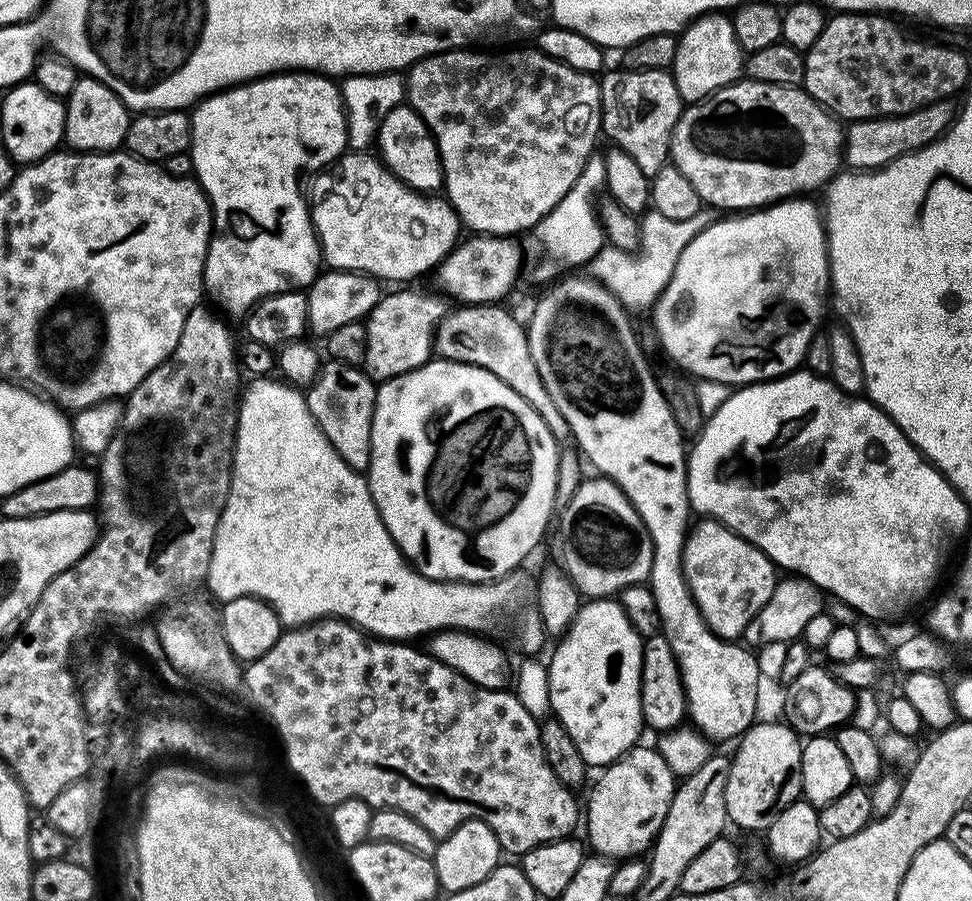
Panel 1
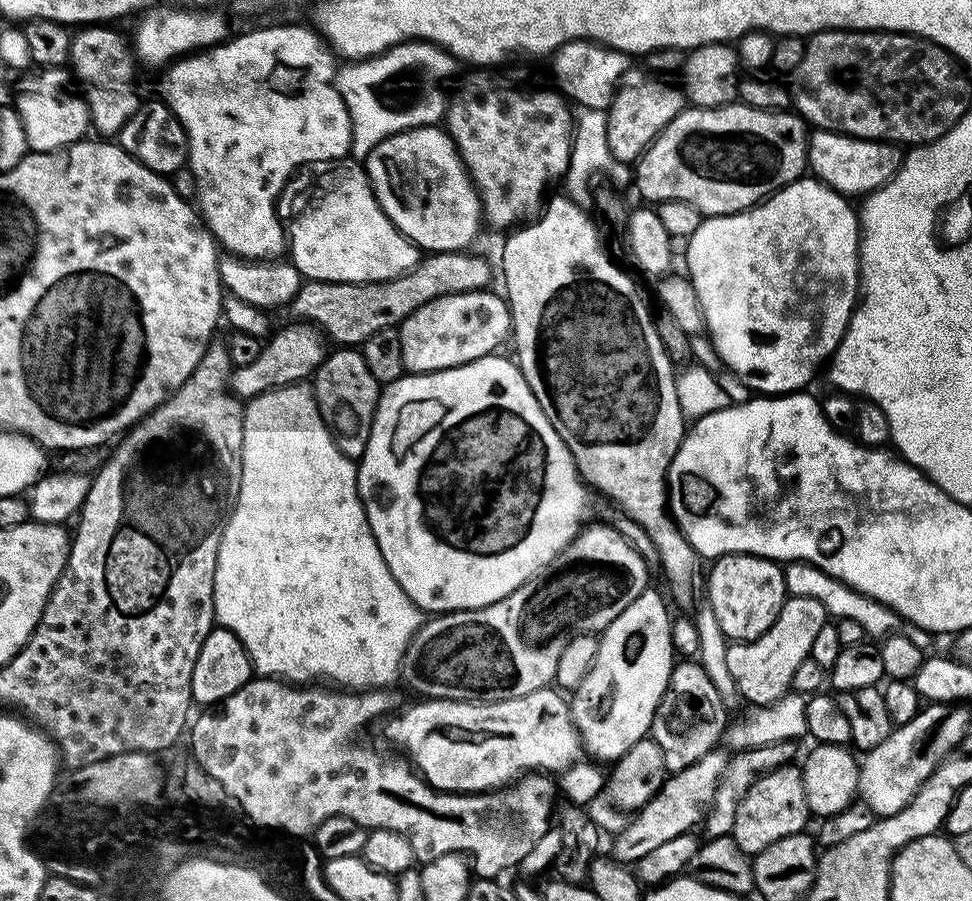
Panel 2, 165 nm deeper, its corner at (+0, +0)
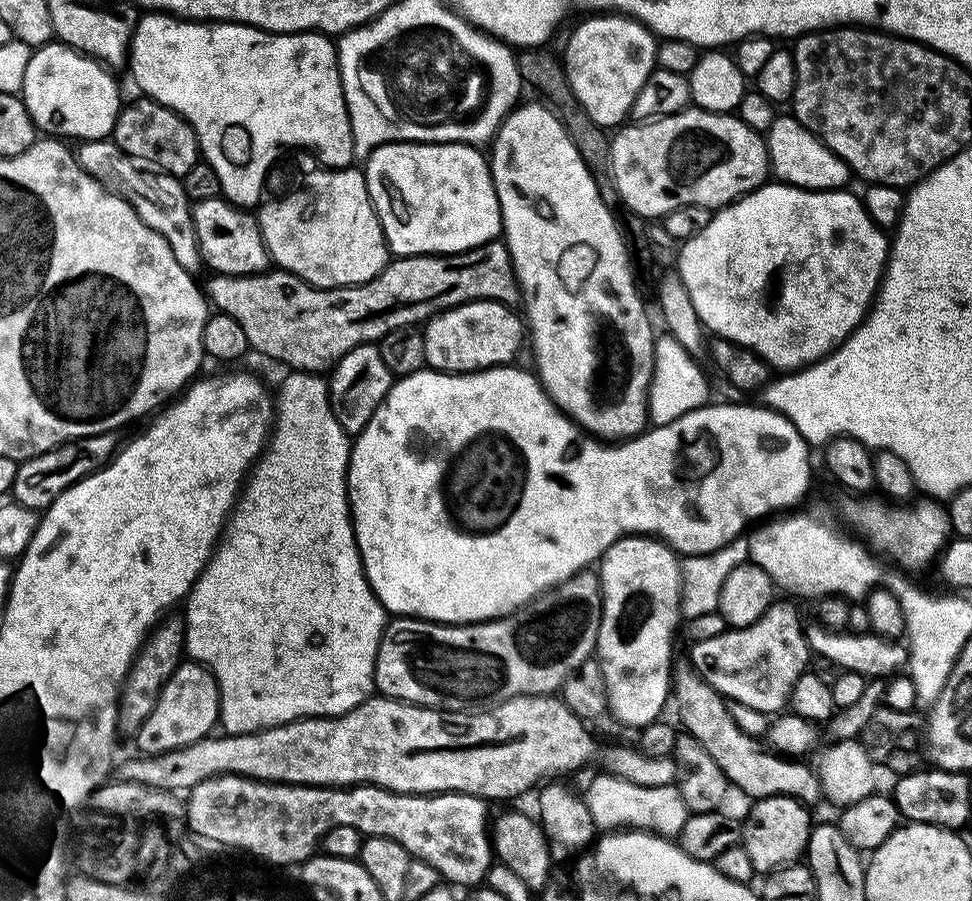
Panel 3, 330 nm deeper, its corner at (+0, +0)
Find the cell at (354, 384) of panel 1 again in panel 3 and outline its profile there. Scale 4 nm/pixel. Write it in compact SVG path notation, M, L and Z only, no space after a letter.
M375 343L358 345L354 350L347 352L336 363L335 368L331 369L330 379L327 381L328 398L332 401L332 413L349 437L359 436L360 431L370 422L370 418L374 418L374 410L378 410L393 383L393 372L382 360L382 354Z

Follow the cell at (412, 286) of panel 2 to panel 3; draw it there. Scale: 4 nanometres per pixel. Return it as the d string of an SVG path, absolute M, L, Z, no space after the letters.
M499 239L465 252L402 256L365 284L343 288L315 288L283 270L269 270L259 276L216 274L211 278L206 285L207 299L216 303L217 313L229 315L242 326L253 353L261 352L285 364L285 369L313 374L335 368L347 352L360 344L379 342L388 332L419 325L447 308L472 300L496 300L512 306L522 296L508 245Z

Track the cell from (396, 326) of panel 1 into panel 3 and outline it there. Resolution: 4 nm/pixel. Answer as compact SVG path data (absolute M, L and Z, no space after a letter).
M472 300L431 317L422 328L425 365L438 372L453 374L511 365L520 348L520 339L526 336L521 317L519 320L512 311L509 305L499 304L496 300Z

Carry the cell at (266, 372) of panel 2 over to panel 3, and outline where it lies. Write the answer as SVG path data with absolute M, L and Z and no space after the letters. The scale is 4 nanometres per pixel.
M103 432L94 436L83 436L81 440L70 440L60 444L49 452L38 454L34 458L23 461L17 467L16 477L10 489L10 496L17 504L33 510L43 510L56 501L62 494L79 480L84 480L91 472L103 468L118 451L116 432Z

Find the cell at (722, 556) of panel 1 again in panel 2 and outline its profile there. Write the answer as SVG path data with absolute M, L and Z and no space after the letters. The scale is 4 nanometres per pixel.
M733 552L731 556L717 556L708 572L707 608L718 618L718 626L725 638L732 642L757 640L770 626L789 595L784 581L784 568L764 556L750 556L747 552Z

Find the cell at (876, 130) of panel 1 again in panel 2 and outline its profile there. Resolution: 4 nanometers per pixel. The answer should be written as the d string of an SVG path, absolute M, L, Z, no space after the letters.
M816 130L808 137L808 168L829 188L845 198L863 197L875 192L896 175L903 164L905 153L901 145L889 144L887 140L863 140L846 136L843 132Z

